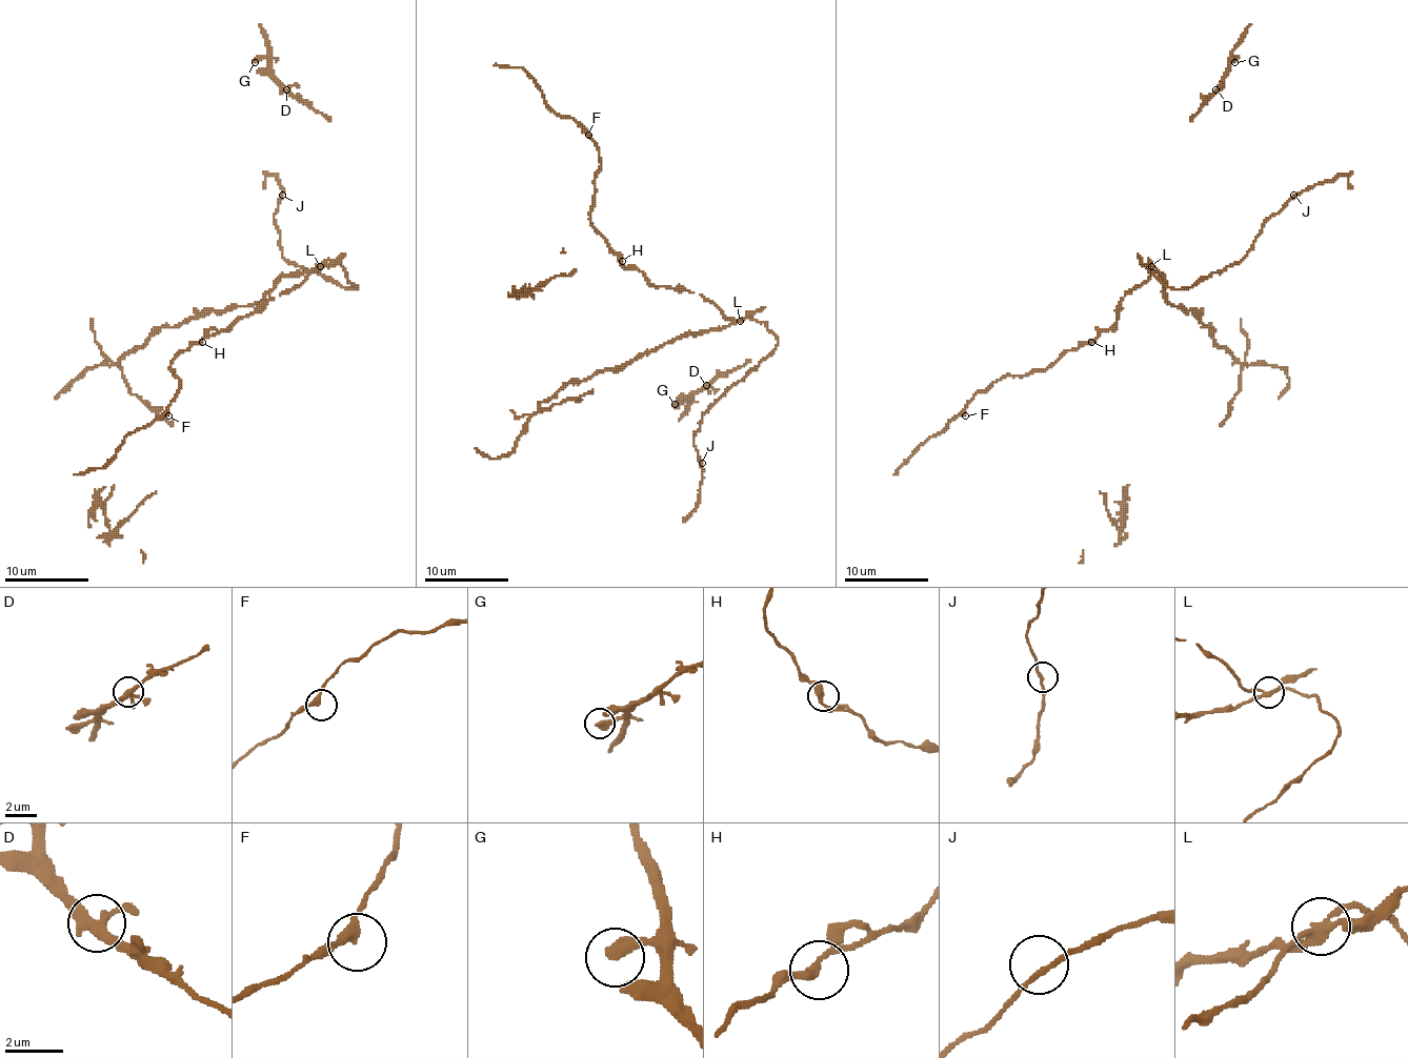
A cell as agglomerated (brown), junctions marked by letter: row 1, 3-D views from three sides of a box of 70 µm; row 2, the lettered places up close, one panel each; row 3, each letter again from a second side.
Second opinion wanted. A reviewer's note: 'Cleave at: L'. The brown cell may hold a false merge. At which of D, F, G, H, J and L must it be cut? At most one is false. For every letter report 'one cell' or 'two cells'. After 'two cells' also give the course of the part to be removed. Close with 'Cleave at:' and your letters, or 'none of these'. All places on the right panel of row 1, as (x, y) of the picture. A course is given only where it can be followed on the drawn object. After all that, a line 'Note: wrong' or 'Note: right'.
D: one cell
F: one cell
G: one cell
H: one cell
J: one cell
L: two cells
Cleave at: L
Note: right

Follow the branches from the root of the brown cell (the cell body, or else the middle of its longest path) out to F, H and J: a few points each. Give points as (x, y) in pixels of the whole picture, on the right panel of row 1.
F: (1161, 277), (1152, 270), (1131, 289), (1117, 321), (1093, 340), (1045, 369), (992, 382), (965, 415)
H: (1161, 277), (1152, 270), (1146, 281), (1131, 289), (1121, 300), (1117, 321), (1091, 342)
J: (1161, 277), (1148, 260), (1154, 275), (1171, 289), (1188, 289), (1236, 264), (1262, 226), (1293, 195)

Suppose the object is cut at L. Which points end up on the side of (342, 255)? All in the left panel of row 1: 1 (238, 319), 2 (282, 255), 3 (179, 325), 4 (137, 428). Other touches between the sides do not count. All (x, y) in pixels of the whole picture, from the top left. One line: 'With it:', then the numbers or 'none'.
With it: 3

